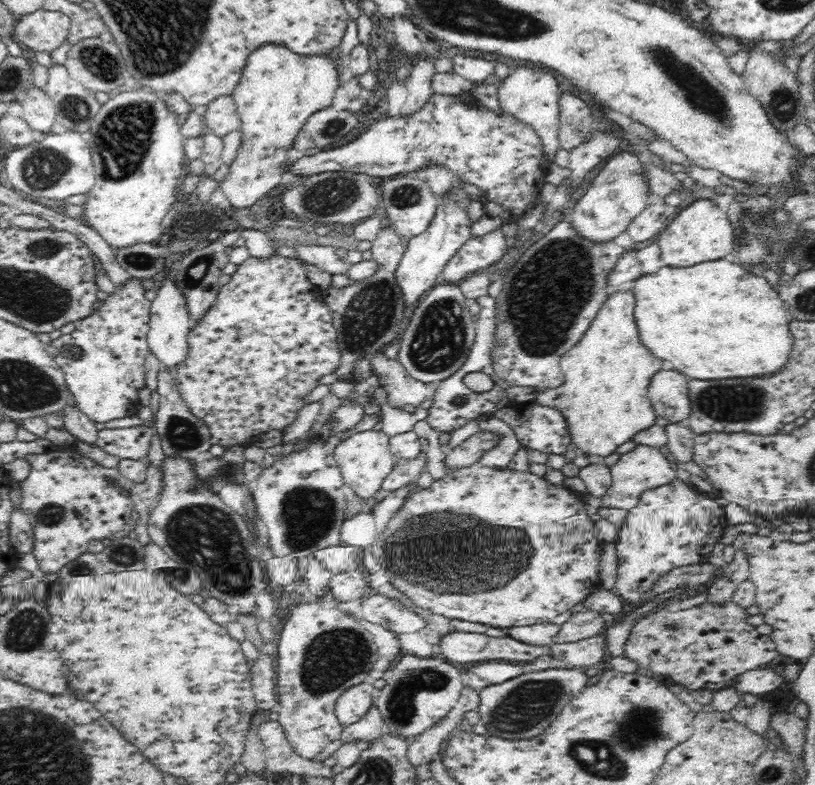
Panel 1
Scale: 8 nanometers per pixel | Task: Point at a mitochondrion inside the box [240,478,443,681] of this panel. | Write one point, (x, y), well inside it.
(307, 514)

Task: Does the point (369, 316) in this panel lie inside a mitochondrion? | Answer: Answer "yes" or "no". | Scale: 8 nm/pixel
yes

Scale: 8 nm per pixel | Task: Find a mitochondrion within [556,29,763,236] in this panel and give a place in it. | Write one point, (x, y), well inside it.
(675, 70)

